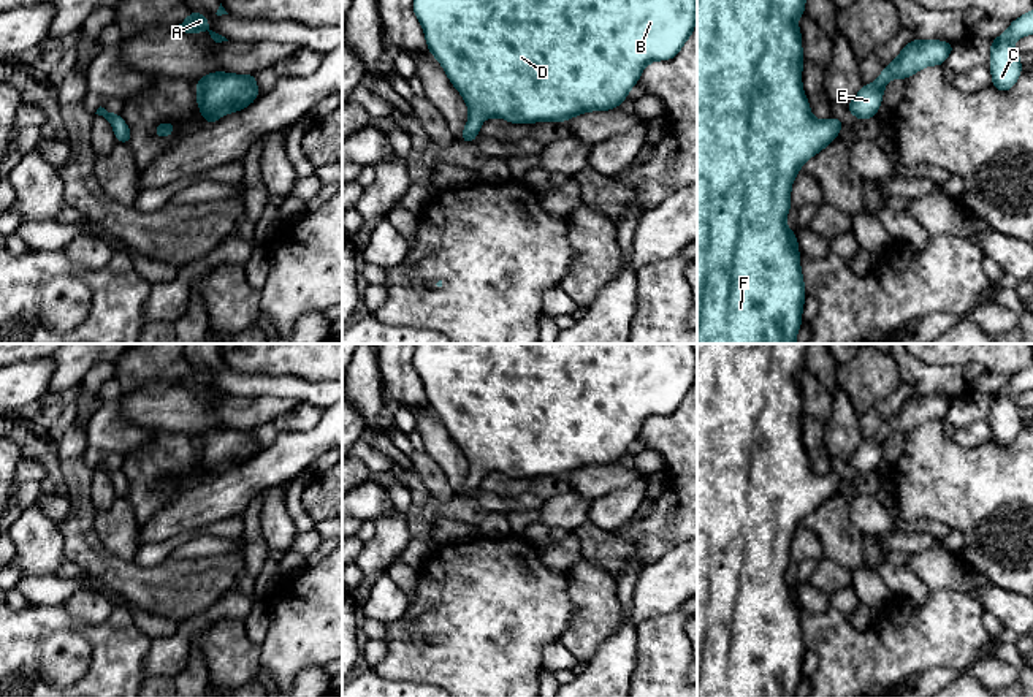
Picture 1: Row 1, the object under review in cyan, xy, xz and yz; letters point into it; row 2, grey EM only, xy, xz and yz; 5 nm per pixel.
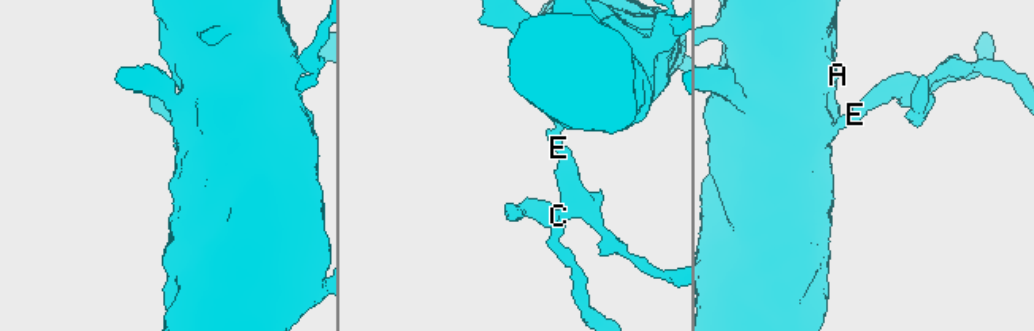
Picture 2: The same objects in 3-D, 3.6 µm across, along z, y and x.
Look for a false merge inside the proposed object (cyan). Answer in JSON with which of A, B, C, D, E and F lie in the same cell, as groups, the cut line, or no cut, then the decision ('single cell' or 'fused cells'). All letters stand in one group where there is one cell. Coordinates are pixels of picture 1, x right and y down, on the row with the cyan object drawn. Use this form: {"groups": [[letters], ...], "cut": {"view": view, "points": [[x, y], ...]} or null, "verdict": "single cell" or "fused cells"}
{"groups": [["A", "B", "C", "D", "E", "F"]], "cut": null, "verdict": "single cell"}

